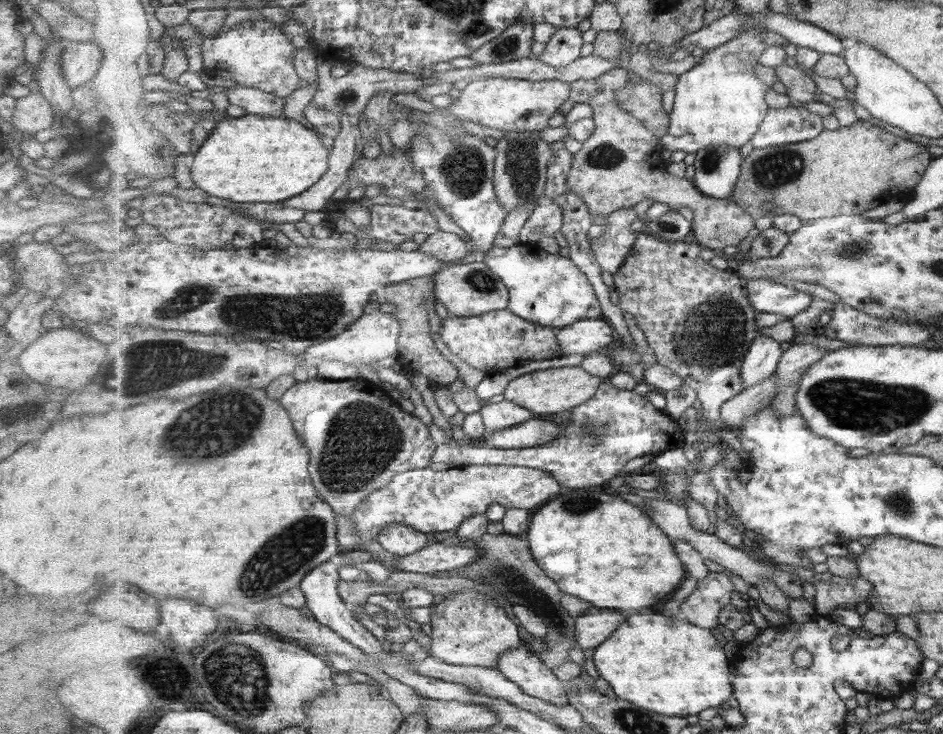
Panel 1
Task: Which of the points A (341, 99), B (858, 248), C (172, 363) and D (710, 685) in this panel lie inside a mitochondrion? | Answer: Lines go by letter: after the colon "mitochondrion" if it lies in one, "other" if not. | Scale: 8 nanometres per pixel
A: mitochondrion
B: mitochondrion
C: mitochondrion
D: other

